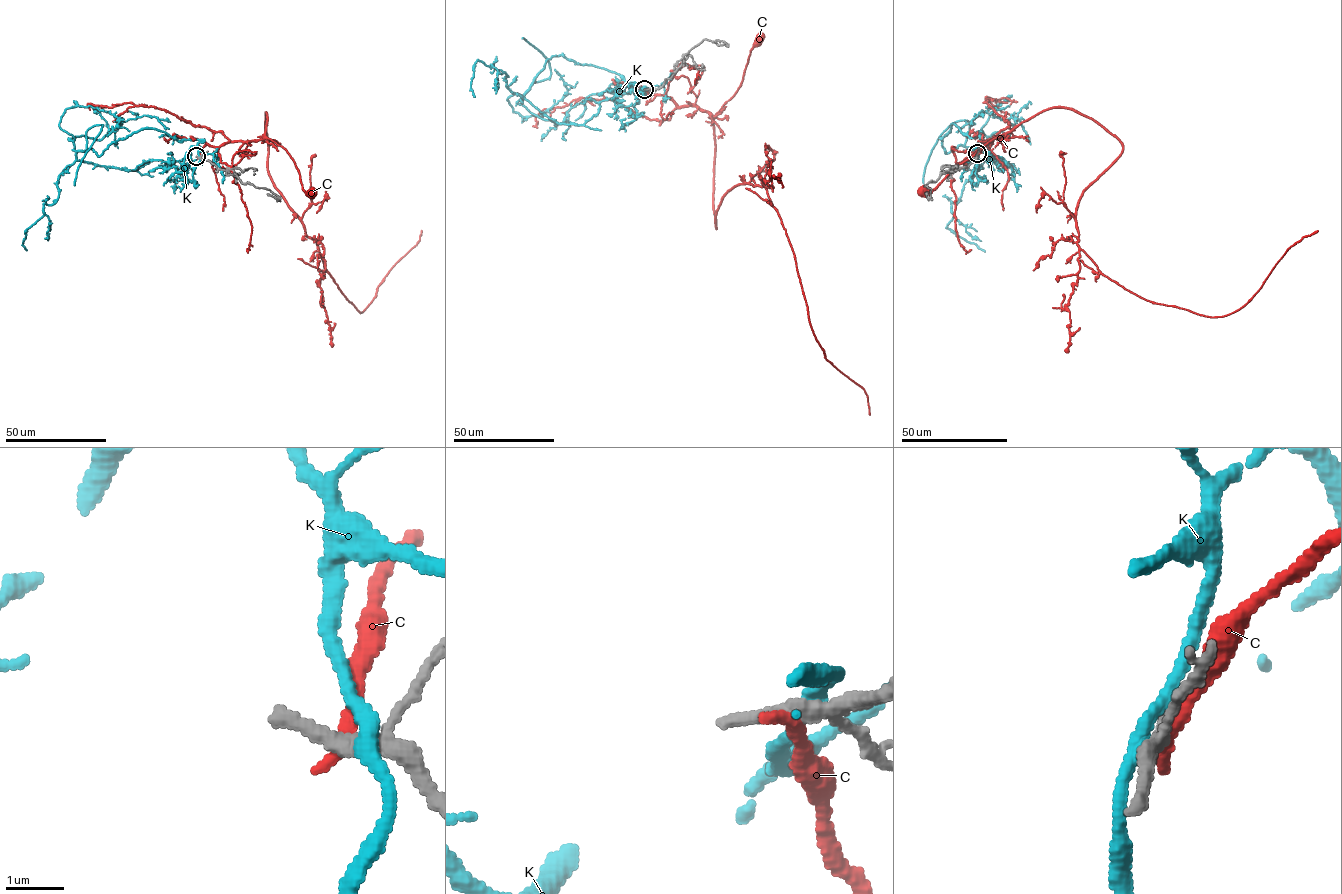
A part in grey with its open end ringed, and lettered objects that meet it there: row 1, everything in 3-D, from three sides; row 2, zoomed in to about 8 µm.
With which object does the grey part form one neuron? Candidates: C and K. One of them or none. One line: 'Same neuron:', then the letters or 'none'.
Same neuron: none

